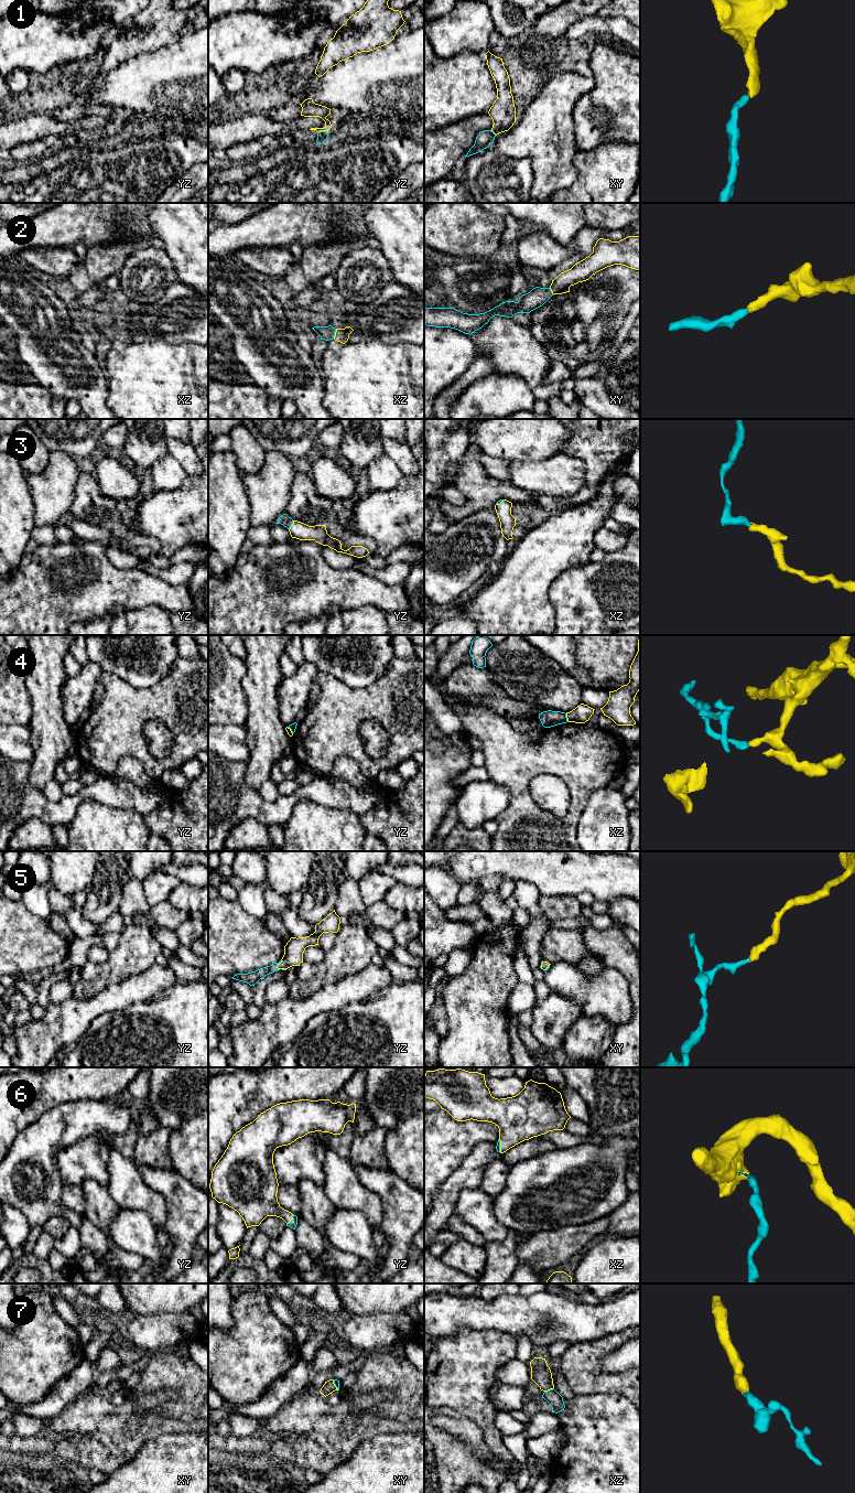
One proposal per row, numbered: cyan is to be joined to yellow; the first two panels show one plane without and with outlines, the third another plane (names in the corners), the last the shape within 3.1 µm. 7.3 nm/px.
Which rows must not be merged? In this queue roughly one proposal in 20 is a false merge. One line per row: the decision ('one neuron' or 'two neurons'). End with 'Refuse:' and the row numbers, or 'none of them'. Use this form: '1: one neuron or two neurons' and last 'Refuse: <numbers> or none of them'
1: one neuron
2: one neuron
3: one neuron
4: two neurons
5: one neuron
6: one neuron
7: one neuron
Refuse: 4

